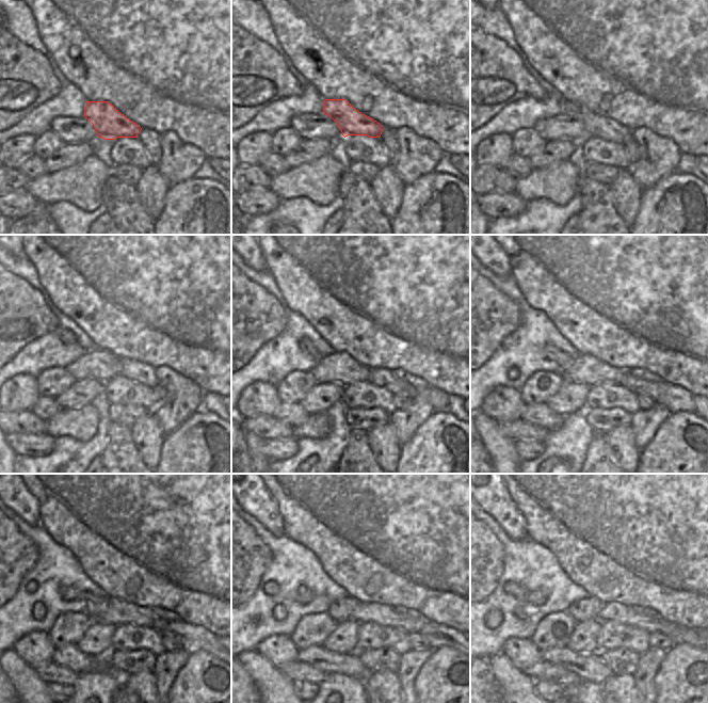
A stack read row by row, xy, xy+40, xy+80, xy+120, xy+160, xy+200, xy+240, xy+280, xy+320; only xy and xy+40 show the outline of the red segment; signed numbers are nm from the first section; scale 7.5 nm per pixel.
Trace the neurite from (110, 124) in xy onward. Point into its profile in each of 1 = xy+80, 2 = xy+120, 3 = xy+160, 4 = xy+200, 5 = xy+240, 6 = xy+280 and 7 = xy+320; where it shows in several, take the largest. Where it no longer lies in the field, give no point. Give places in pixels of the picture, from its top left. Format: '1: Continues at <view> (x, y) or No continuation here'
1: Continues at xy+80 (598, 126)
2: Continues at xy+120 (138, 371)
3: Continues at xy+160 (381, 377)
4: Continues at xy+200 (675, 398)
5: Continues at xy+240 (193, 638)
6: Continues at xy+280 (437, 635)
7: Continues at xy+320 (681, 635).

